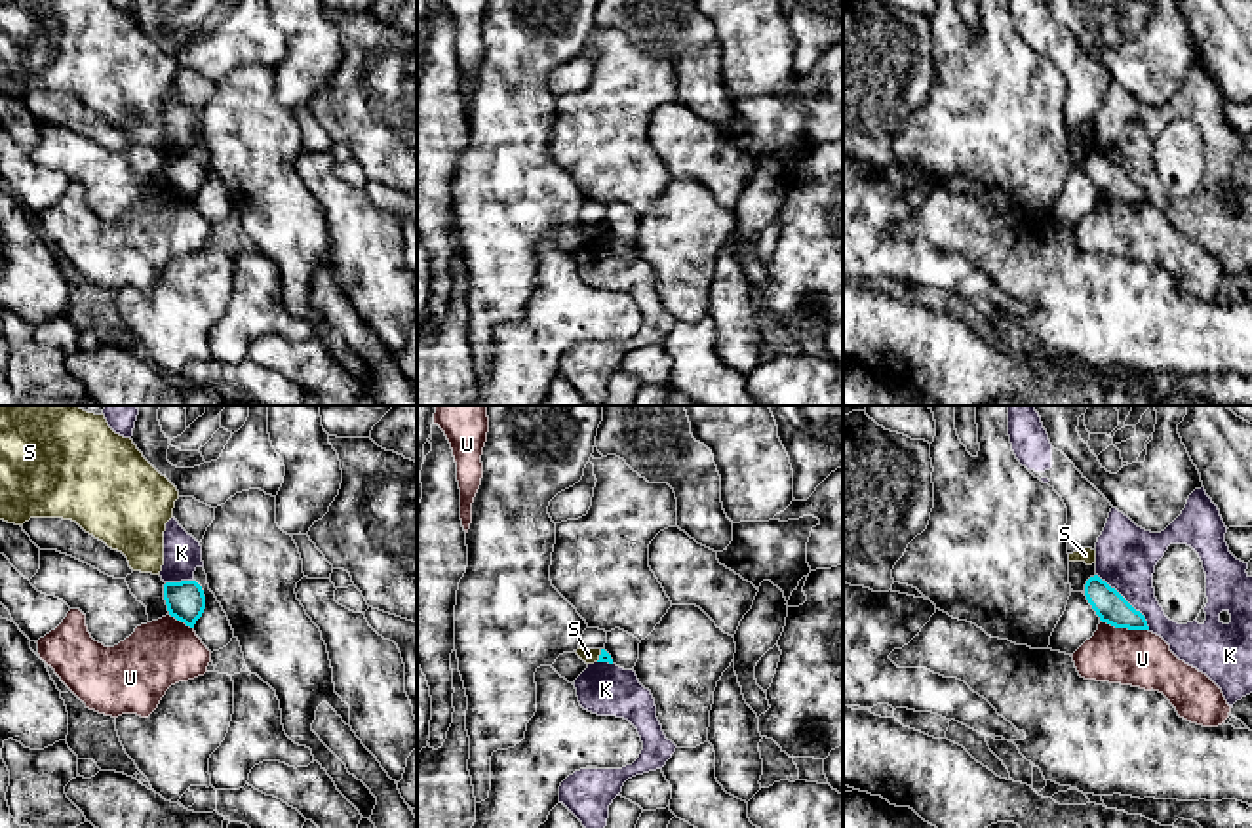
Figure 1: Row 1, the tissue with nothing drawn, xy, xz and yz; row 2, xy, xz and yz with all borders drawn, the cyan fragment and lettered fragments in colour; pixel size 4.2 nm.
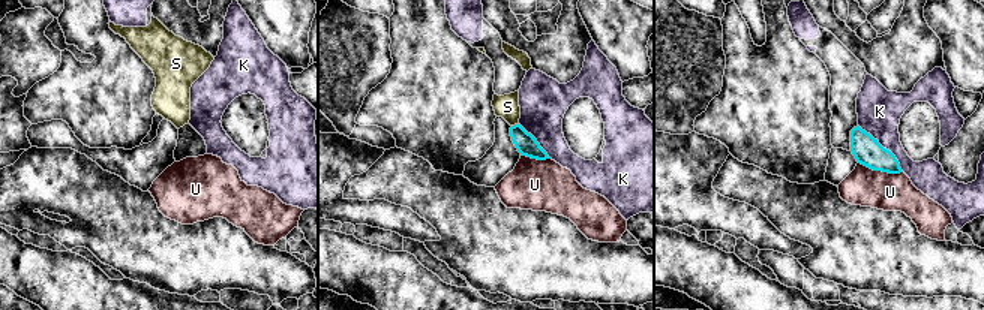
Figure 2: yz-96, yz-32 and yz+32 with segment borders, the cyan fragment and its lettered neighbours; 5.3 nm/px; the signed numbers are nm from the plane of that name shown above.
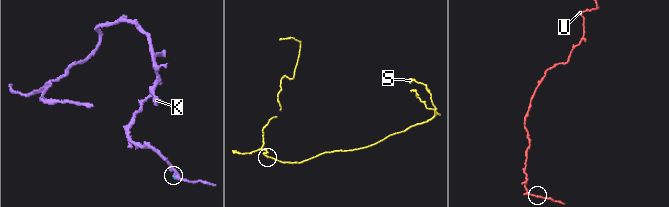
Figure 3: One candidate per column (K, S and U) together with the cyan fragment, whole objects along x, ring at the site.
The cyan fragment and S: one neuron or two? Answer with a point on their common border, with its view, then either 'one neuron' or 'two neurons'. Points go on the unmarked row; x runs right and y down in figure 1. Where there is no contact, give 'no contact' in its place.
xz (600, 229) | two neurons

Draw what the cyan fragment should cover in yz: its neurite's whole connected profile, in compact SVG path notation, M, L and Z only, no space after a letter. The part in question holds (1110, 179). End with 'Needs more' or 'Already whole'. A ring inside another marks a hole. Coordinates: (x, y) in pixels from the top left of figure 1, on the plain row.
M1098 148L1086 154L1085 169L1102 196L1115 202L1149 204L1145 190Z. Already whole

